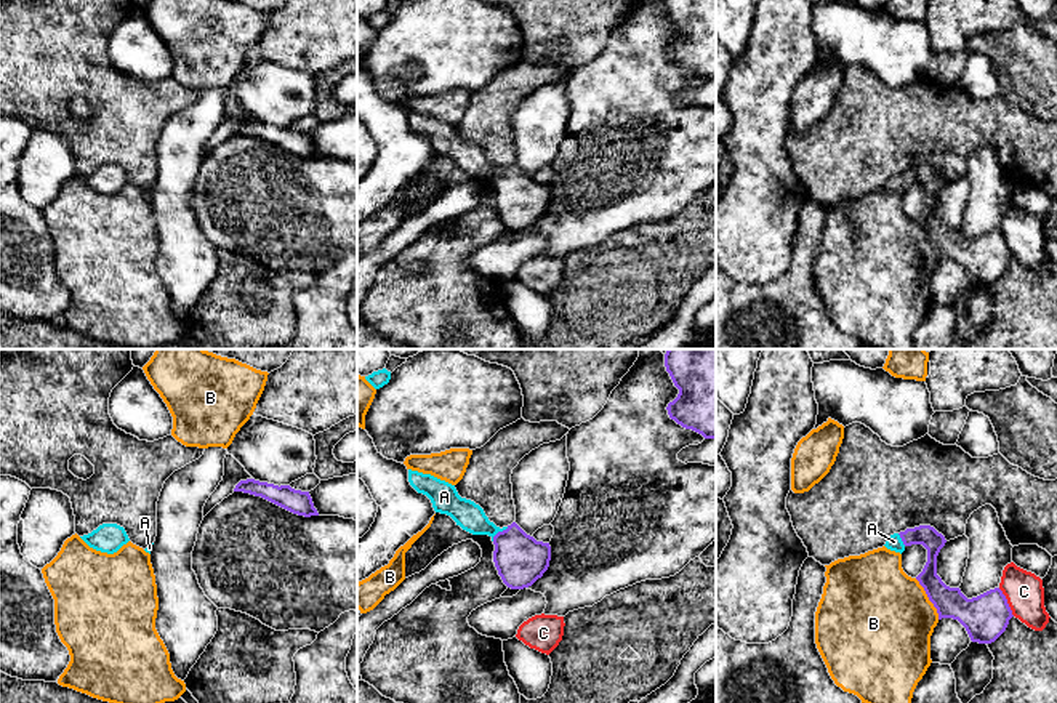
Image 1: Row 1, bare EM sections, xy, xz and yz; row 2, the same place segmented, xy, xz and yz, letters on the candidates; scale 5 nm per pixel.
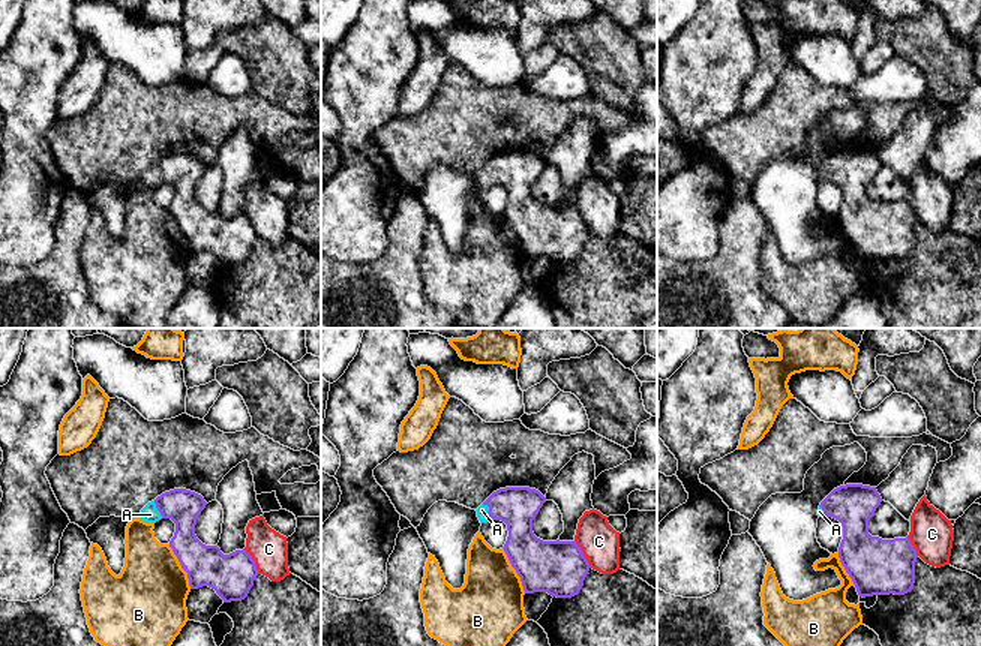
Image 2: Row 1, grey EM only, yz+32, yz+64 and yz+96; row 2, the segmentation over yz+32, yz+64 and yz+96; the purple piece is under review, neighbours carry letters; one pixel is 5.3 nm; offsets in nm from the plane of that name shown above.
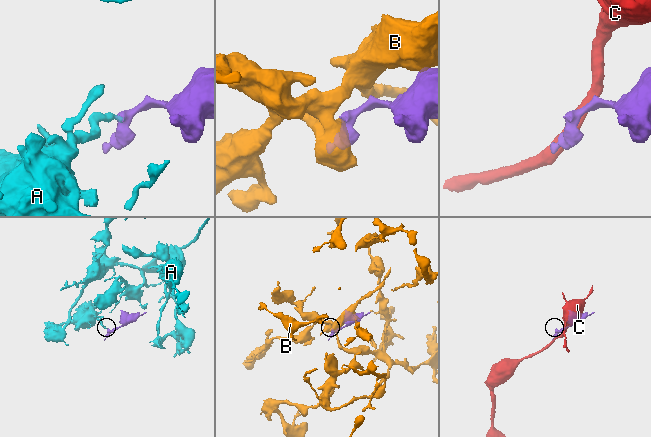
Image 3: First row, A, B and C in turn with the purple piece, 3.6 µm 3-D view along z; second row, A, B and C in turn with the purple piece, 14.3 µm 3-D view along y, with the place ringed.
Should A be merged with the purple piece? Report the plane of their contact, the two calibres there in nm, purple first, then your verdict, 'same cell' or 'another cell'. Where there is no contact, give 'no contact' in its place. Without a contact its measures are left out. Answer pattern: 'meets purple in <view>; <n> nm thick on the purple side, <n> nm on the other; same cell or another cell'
meets purple in xz; 260 nm thick on the purple side, 140 nm on the other; same cell

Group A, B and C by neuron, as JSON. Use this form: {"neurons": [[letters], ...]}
{"neurons": [["A"], ["B"], ["C"]]}

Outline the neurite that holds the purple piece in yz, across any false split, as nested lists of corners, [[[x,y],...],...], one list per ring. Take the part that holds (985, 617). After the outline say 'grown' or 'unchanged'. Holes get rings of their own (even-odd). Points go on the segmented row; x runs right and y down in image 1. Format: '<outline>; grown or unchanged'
[[[919,525],[890,535],[884,546],[902,554],[906,546],[922,544],[927,549],[927,562],[916,580],[937,609],[938,620],[958,620],[972,642],[991,644],[1006,631],[1014,617],[1007,599],[999,588],[967,599],[959,588],[946,586],[937,575],[937,556],[945,543],[945,536],[934,527]]]; grown

